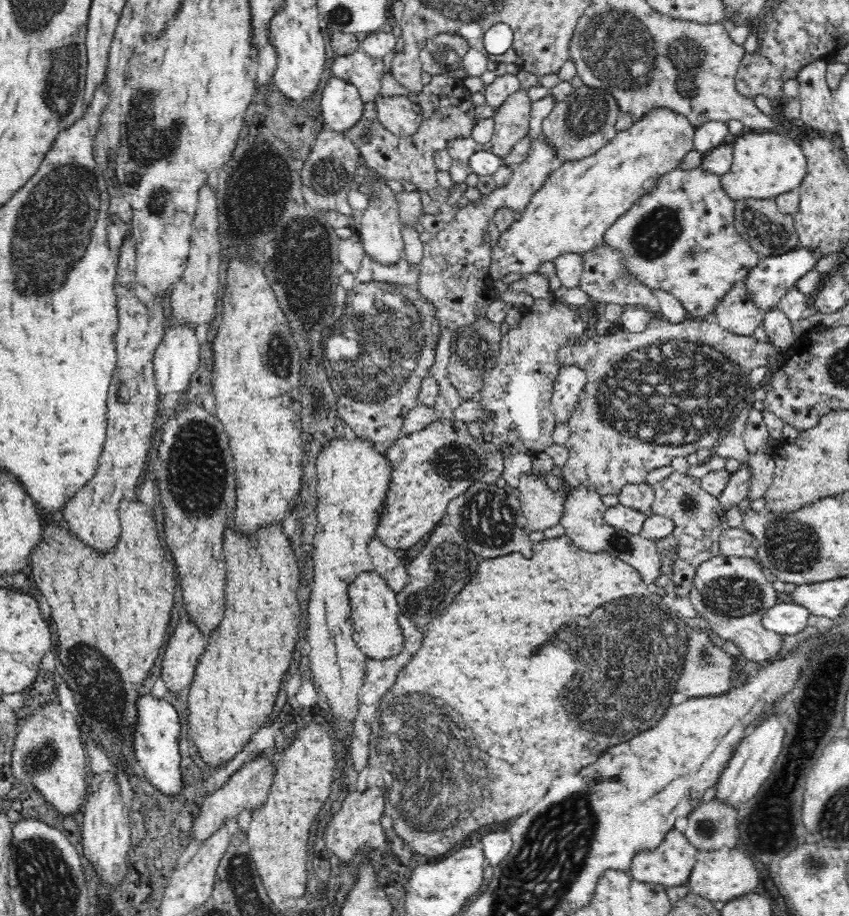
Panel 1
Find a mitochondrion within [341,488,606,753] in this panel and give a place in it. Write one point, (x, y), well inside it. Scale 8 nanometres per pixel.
(449, 563)

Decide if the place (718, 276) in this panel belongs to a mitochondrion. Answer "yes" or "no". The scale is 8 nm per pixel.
no

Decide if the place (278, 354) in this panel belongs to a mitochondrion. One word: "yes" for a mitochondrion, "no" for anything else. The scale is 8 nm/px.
yes

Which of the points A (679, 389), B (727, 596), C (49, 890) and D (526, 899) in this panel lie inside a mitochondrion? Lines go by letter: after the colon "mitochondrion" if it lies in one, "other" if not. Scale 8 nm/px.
A: mitochondrion
B: mitochondrion
C: mitochondrion
D: mitochondrion

